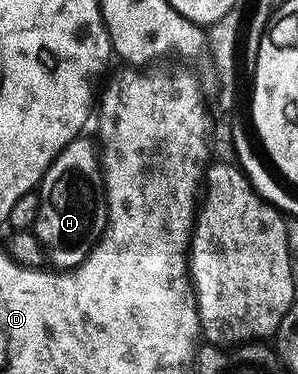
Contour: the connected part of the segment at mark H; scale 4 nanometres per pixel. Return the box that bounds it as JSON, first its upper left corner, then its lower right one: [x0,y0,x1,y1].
[33,136,109,271]

